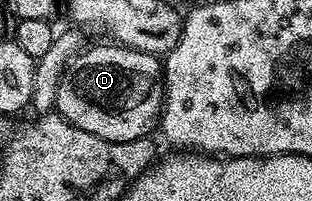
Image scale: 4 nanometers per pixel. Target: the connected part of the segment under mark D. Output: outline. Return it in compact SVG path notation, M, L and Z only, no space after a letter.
M121 45L109 46L87 46L67 63L58 79L57 87L52 91L54 103L58 106L55 107L57 114L76 125L76 129L84 129L84 133L104 137L104 141L123 143L145 139L151 134L153 127L155 130L159 126L162 102L166 99L163 60L157 55L149 55L147 51L137 51Z

